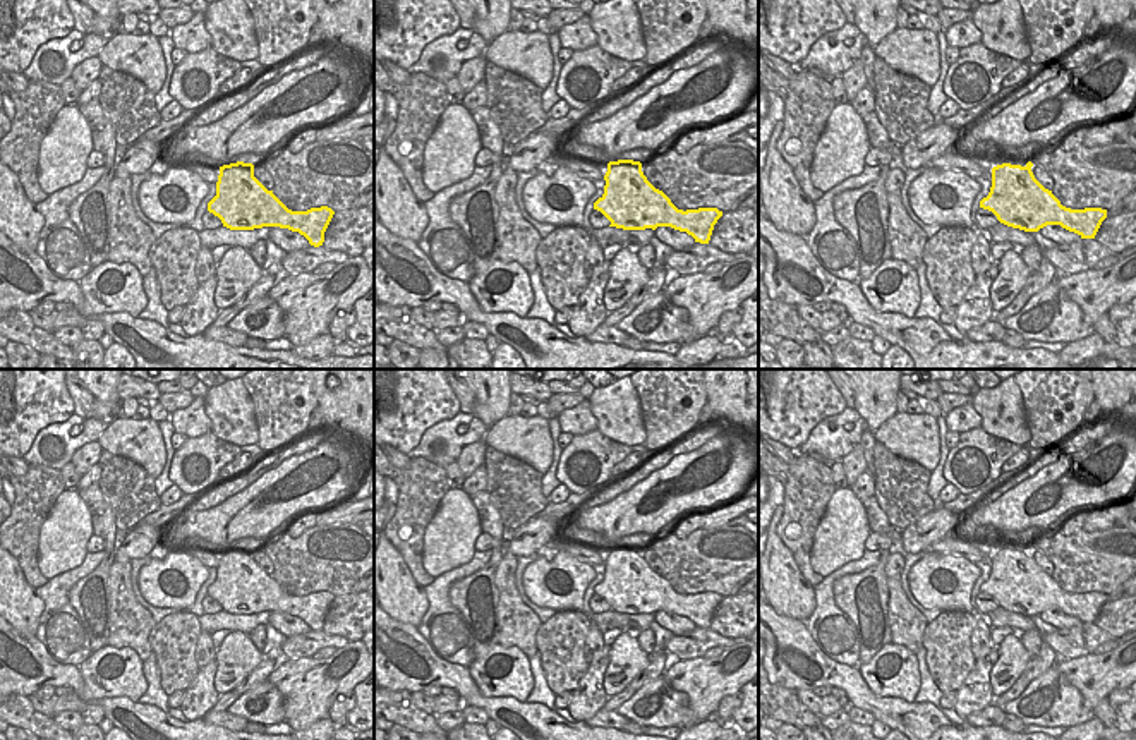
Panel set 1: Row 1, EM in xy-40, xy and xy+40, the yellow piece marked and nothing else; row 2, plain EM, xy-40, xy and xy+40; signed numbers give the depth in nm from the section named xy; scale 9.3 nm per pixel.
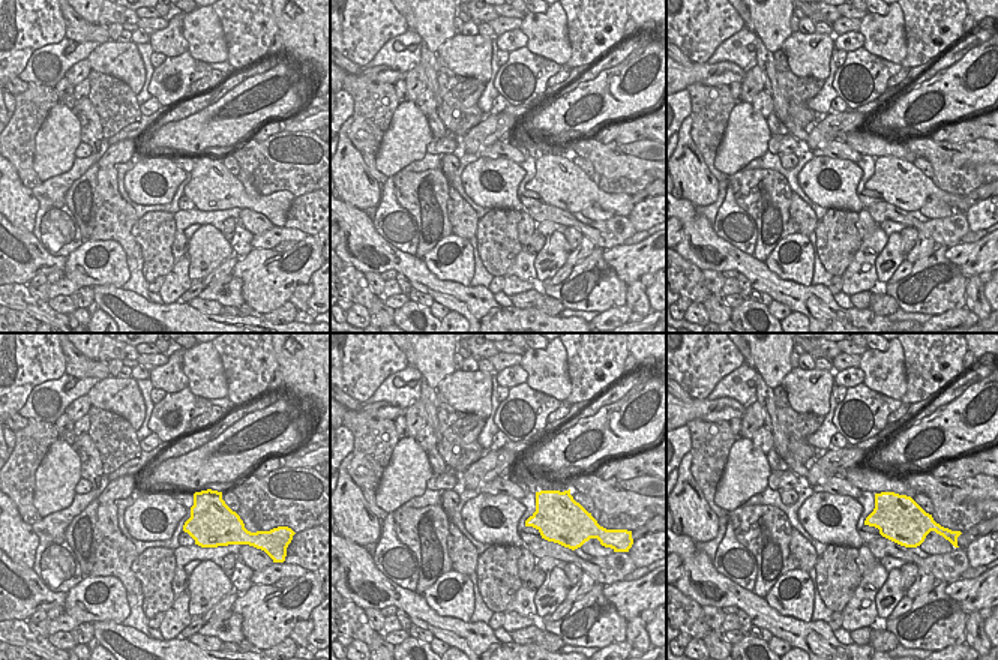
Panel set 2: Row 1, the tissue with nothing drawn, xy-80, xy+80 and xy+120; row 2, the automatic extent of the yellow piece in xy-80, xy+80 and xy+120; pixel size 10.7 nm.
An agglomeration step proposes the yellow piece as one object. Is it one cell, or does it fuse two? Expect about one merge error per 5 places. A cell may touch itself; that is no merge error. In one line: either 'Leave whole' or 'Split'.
Leave whole.

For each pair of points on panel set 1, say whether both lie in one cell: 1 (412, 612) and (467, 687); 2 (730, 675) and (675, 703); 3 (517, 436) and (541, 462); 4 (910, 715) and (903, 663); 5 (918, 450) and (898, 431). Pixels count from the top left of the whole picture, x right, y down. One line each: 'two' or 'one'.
1: two
2: two
3: one
4: two
5: one

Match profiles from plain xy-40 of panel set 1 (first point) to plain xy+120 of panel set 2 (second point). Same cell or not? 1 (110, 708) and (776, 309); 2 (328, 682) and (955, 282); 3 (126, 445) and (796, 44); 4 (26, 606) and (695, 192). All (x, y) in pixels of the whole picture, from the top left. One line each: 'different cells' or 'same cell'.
1: different cells
2: different cells
3: same cell
4: same cell

